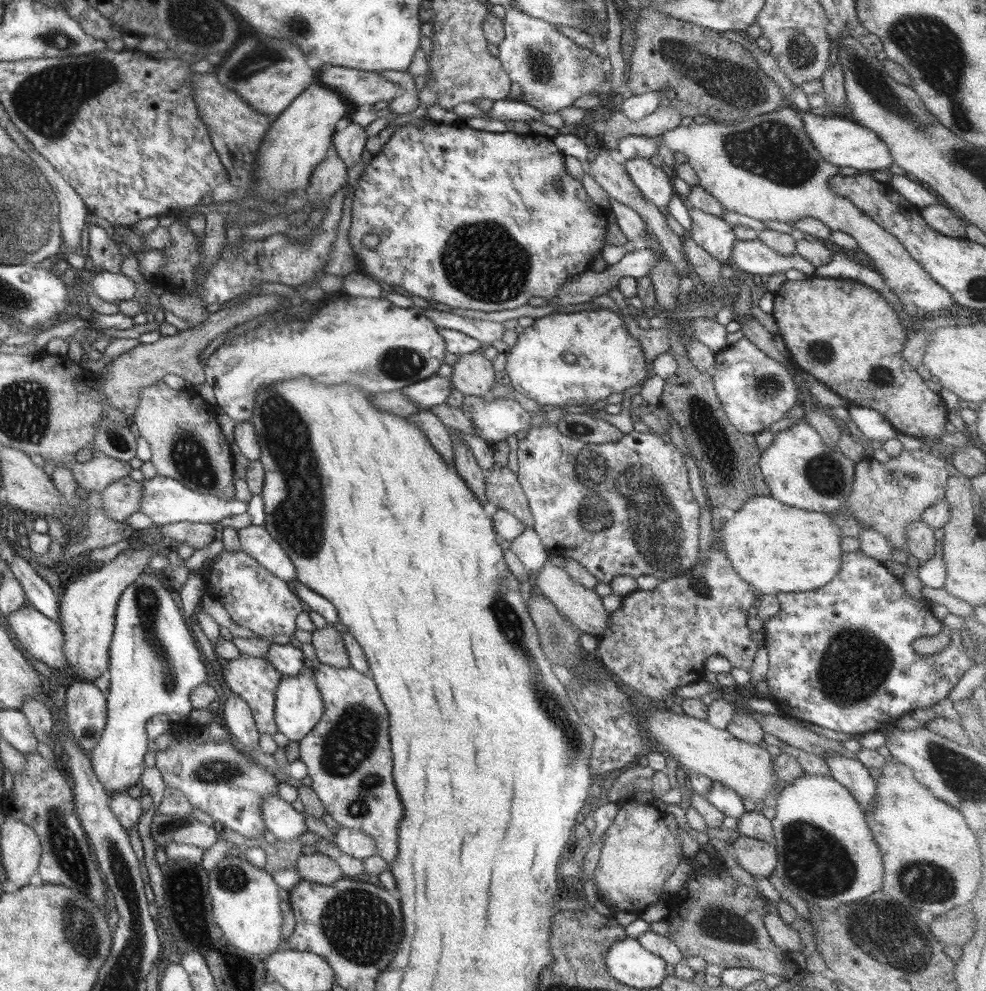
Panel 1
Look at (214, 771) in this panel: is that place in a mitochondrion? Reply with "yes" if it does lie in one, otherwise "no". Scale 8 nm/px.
yes

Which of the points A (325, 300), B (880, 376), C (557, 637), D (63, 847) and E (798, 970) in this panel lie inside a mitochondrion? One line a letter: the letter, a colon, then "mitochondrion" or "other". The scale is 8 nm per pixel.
A: other
B: mitochondrion
C: mitochondrion
D: mitochondrion
E: other

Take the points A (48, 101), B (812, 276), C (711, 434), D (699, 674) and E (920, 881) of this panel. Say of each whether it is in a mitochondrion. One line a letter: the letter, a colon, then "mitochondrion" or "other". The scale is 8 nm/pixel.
A: mitochondrion
B: other
C: mitochondrion
D: other
E: mitochondrion

